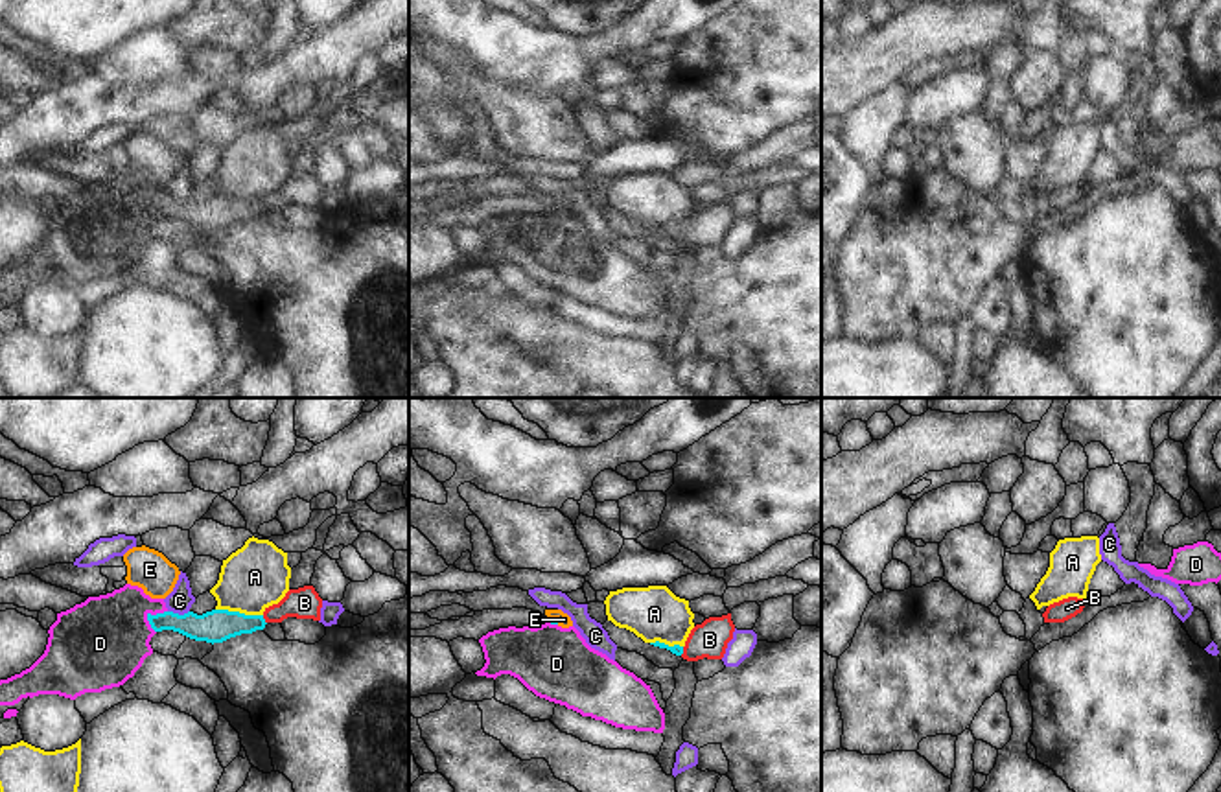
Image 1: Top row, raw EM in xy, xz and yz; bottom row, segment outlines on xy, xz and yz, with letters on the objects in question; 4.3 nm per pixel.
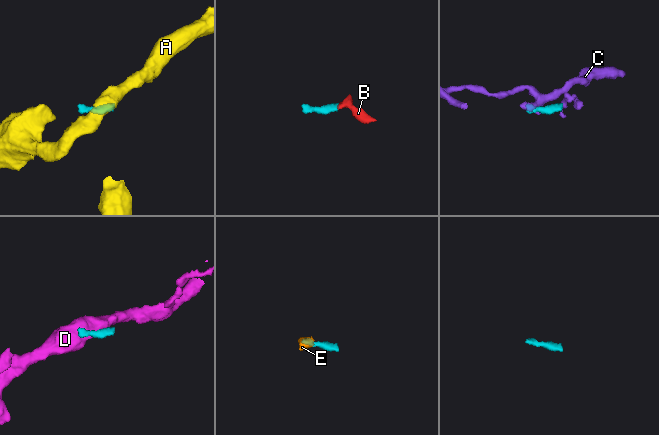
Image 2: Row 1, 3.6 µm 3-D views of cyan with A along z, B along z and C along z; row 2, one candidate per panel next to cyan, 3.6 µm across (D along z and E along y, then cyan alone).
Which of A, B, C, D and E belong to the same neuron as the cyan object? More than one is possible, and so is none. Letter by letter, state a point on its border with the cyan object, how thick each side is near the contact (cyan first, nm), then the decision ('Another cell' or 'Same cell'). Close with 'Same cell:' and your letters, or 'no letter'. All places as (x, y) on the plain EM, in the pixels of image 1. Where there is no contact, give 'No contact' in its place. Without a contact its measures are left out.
A: Touches cyan at xy (238, 199). Thickness 140 nm (cyan) against 280 nm. Another cell
B: Touches cyan at xy (264, 207). Thickness 140 nm (cyan) against 140 nm. Same cell
C: Touches cyan at xy (177, 201). Thickness 140 nm (cyan) against 110 nm. Another cell
D: Touches cyan at xy (148, 203). Thickness 110 nm (cyan) against 400 nm. Another cell
E: Touches cyan at xz (553, 207). Thickness 30 nm (cyan) against 60 nm. Another cell
Same cell: B.

